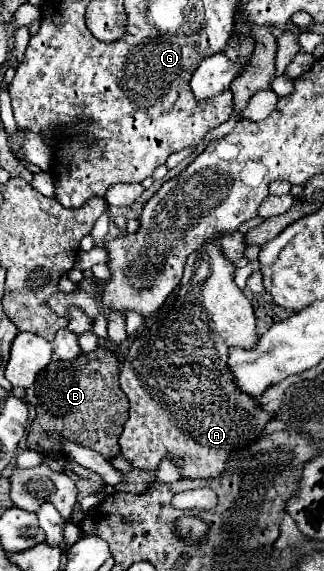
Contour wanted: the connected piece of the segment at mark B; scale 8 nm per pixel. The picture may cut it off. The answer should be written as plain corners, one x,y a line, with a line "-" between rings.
100,341
88,355
78,355
70,361
52,361
40,371
36,383
26,389
26,401
36,409
36,417
28,433
28,449
44,457
66,459
64,449
48,441
48,435
62,435
70,443
88,447
106,459
118,455
118,437
128,421
128,399
118,385
118,353
108,341

